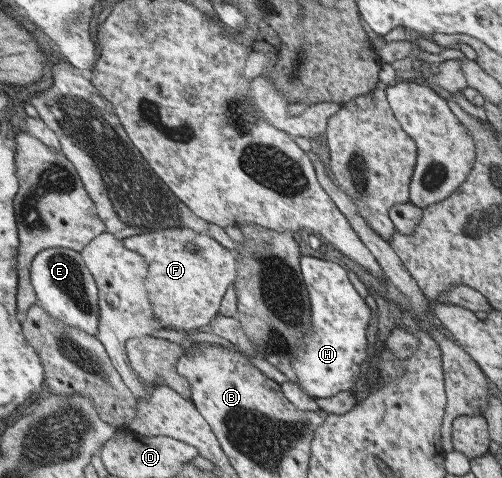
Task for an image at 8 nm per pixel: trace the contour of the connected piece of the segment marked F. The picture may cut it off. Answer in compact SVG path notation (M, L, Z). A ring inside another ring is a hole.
M186 227L143 231L139 235L123 239L123 241L129 249L144 255L150 263L150 275L147 276L146 285L155 315L163 322L165 328L180 332L193 329L193 327L203 327L209 323L209 319L219 309L219 301L221 301L223 293L227 291L227 285L235 279L235 263L226 248L215 242L209 235Z

